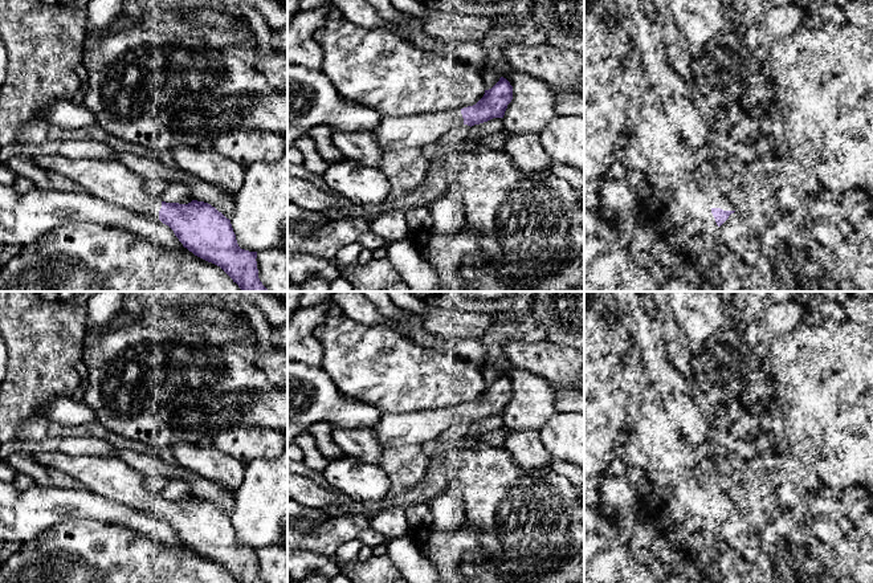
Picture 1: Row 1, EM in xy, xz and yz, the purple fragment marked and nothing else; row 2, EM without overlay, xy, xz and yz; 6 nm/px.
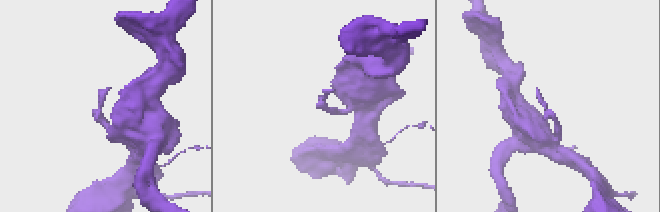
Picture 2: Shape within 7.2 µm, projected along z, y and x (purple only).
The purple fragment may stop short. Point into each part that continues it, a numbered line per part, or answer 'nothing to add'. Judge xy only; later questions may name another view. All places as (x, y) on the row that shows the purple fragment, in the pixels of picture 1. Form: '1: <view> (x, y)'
1: xy (111, 182)

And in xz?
1: xz (415, 130)

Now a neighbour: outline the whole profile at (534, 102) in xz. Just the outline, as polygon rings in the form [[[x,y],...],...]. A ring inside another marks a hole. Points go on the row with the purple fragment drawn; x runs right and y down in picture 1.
[[[506,62],[501,76],[513,86],[513,99],[503,115],[503,130],[510,134],[539,132],[556,115],[556,87],[513,69]]]

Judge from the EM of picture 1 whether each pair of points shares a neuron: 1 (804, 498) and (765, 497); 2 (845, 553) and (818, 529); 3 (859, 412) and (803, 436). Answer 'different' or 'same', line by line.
1: same
2: same
3: same

